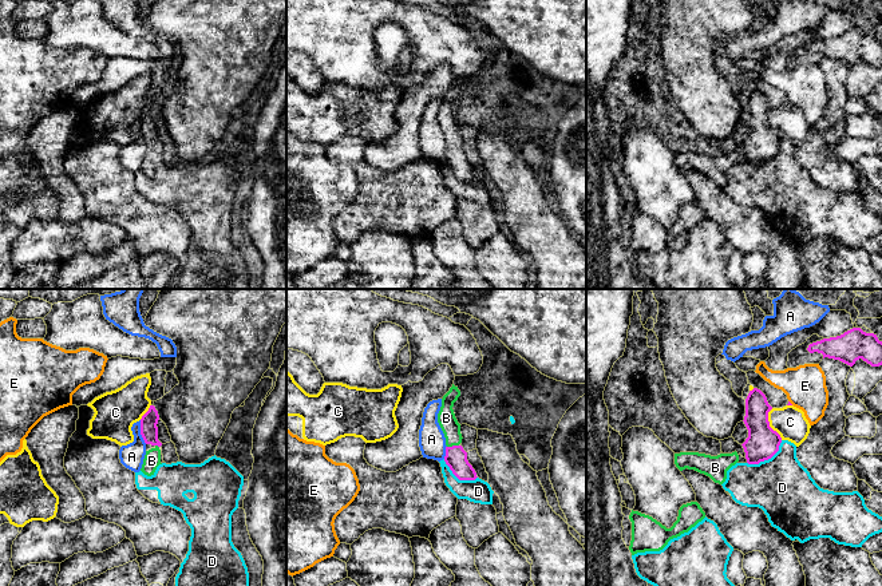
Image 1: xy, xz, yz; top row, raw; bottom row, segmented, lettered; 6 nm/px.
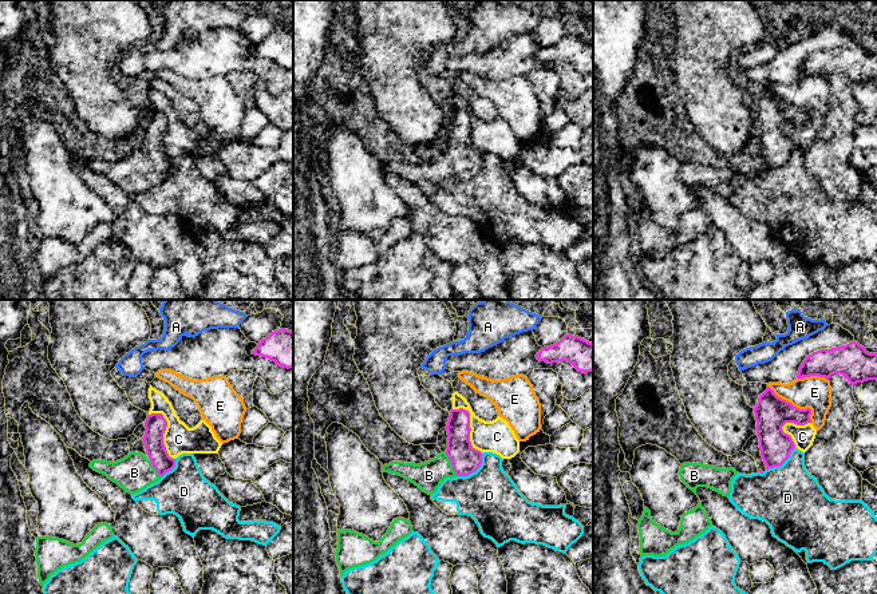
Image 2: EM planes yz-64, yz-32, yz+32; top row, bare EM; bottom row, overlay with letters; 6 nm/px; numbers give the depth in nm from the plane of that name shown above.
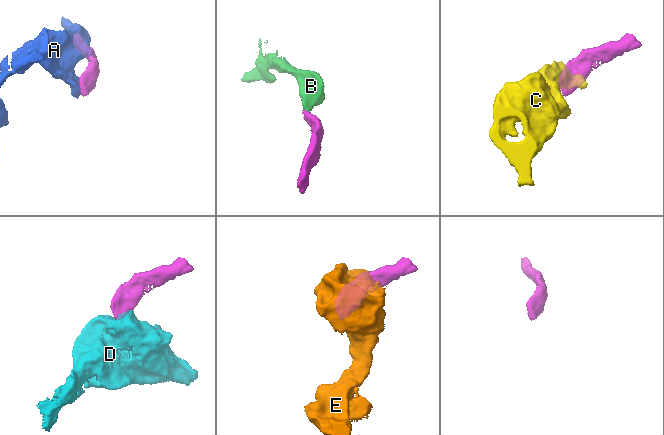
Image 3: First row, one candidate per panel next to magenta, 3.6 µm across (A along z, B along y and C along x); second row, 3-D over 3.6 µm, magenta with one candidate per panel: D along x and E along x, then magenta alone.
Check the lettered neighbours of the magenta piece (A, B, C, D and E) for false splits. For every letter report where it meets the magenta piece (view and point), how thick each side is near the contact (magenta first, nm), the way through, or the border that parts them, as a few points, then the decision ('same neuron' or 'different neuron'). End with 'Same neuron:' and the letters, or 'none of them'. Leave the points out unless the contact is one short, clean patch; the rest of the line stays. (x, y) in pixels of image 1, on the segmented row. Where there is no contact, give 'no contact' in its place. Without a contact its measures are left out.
A: contact xy (141, 432); calibres 110 and 150 nm; different neuron
B: contact xz (453, 446); calibres 130 and 110 nm; way xz (455, 458), (453, 446), (453, 432), (446, 418); same neuron
C: contact yz (768, 424); calibres 190 and 190 nm; different neuron
D: contact yz (767, 459); calibres 190 and 360 nm; border yz (782, 440), (778, 450), (770, 458), (758, 463), (747, 463); different neuron
E: contact yz (790, 403); calibres 20 and 260 nm; border yz (788, 400), (792, 404); different neuron
Same neuron: B

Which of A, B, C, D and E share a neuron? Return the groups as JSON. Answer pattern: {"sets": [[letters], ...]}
{"sets": [["A"], ["B"], ["C"], ["D"], ["E"]]}

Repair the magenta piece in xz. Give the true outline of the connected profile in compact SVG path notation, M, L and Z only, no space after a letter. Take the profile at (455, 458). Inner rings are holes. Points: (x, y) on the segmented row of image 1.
M452 384L450 391L442 399L442 407L438 413L438 423L446 437L444 462L459 480L475 480L476 472L467 460L467 452L460 446L460 424L454 413L454 403L460 396L458 387Z

